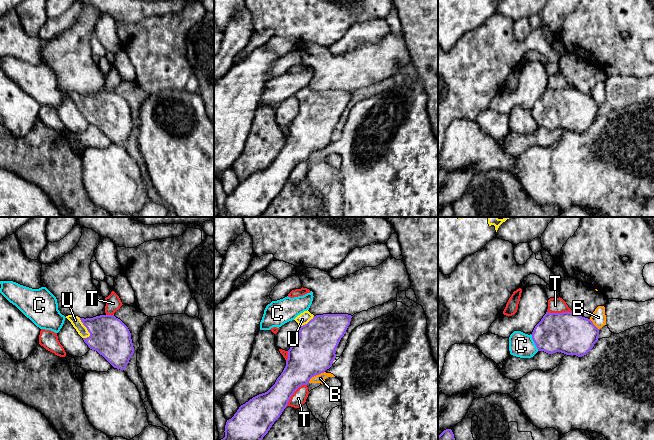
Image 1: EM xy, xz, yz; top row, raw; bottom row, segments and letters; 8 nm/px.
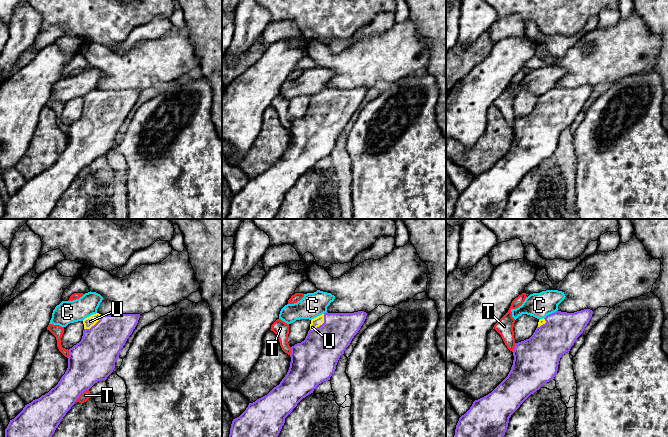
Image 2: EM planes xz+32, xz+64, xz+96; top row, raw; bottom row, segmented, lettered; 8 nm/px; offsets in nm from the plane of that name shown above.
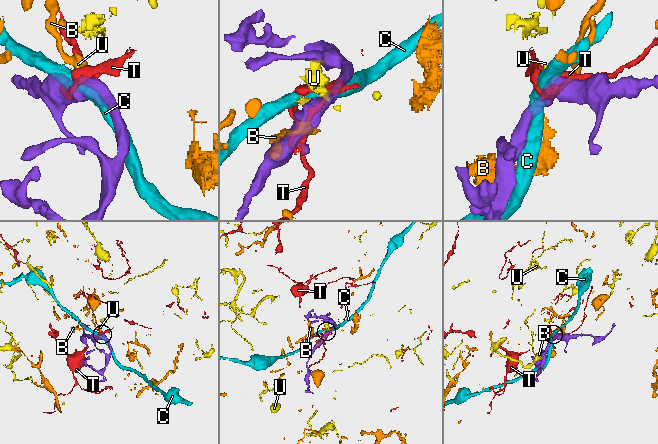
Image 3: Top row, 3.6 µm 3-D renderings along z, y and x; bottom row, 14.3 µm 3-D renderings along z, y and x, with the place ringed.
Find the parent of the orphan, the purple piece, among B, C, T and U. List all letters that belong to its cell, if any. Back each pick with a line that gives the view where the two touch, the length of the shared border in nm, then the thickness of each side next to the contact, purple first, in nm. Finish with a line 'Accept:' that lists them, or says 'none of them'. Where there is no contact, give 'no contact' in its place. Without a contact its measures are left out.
U: xy | 190 nm | 320/80 nm
Accept: U

